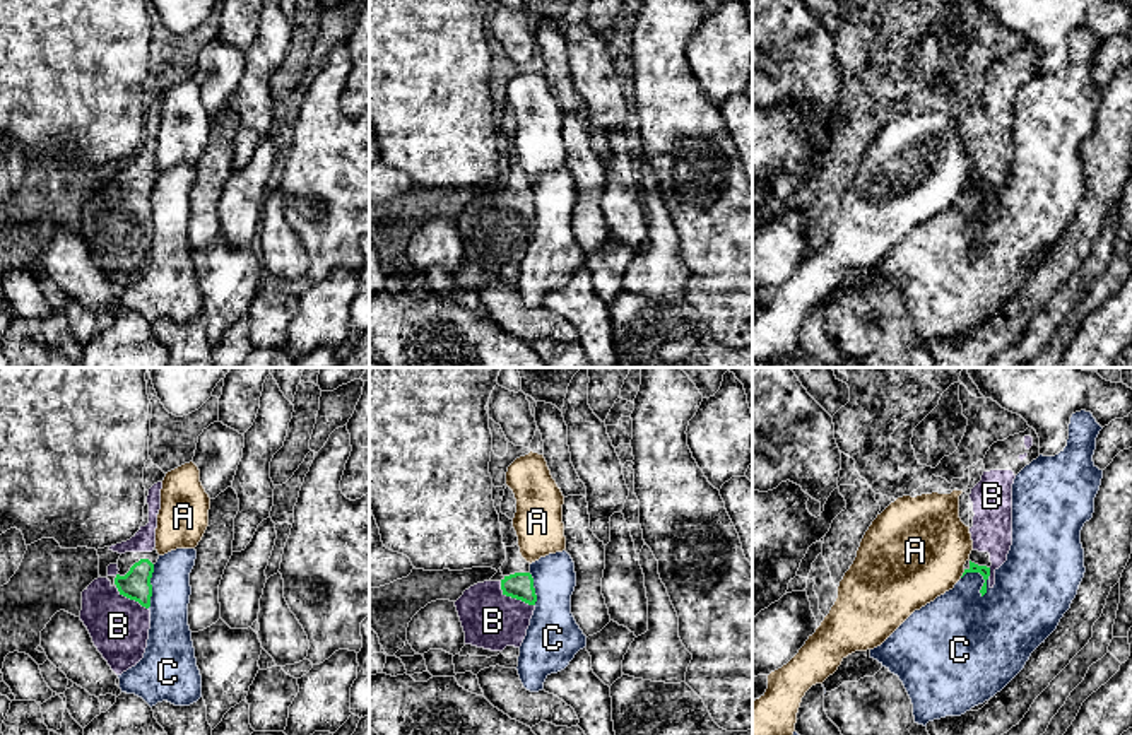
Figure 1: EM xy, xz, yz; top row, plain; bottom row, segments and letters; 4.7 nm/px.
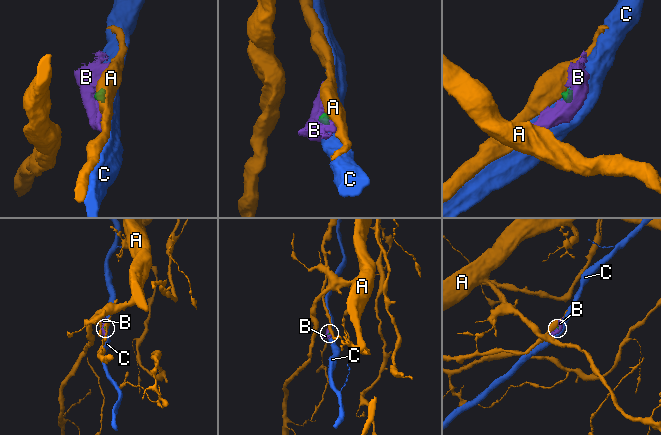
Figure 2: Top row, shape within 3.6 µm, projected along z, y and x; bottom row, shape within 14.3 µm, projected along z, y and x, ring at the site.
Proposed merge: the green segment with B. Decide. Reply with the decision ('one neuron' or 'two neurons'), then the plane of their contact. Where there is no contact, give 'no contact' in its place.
one neuron | xz

